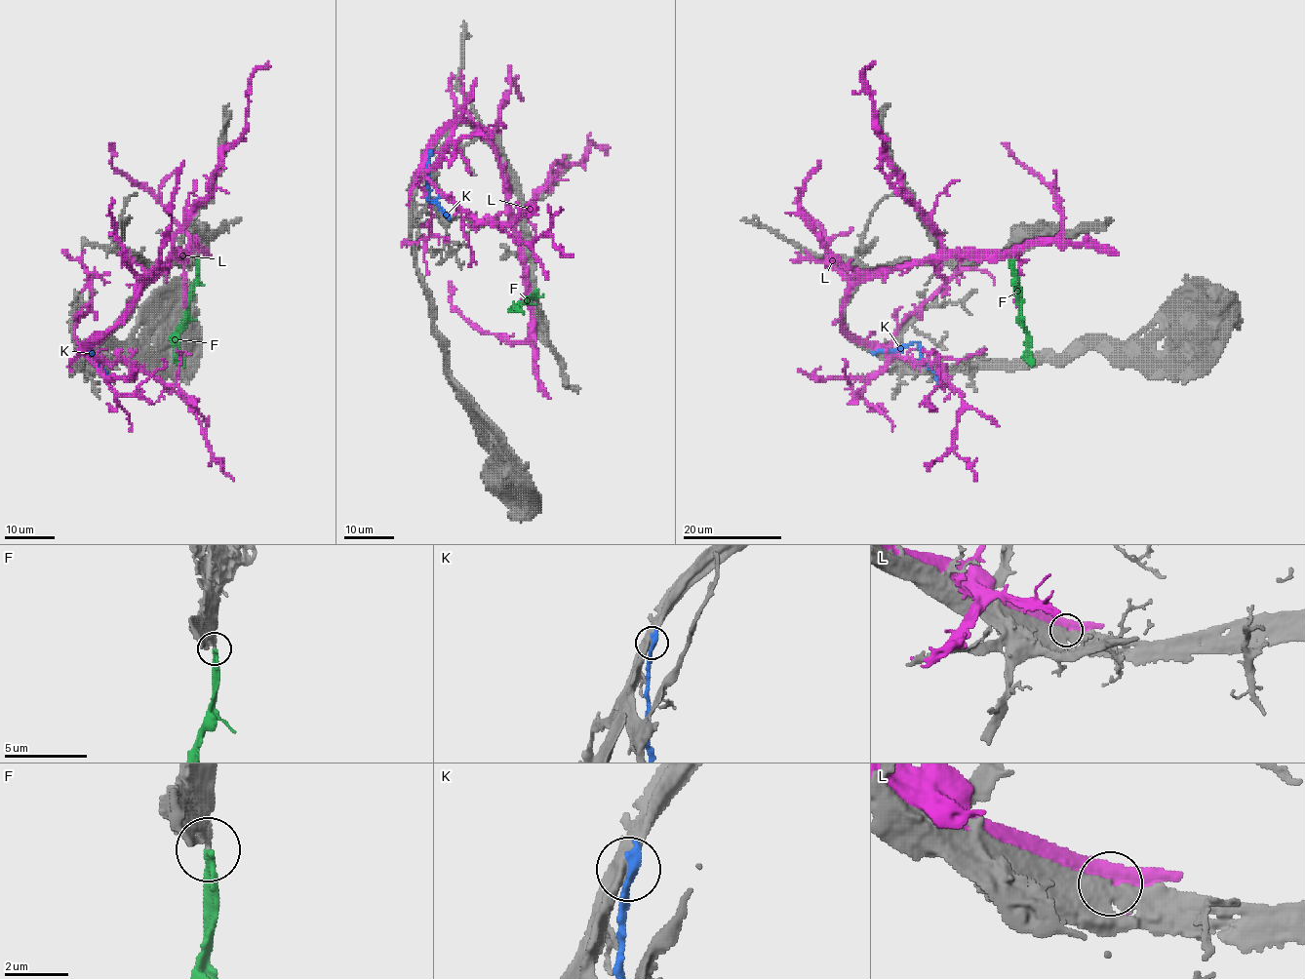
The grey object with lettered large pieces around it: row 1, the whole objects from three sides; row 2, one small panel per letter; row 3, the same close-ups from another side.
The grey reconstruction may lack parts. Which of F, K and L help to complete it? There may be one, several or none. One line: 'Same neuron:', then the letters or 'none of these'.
Same neuron: F

